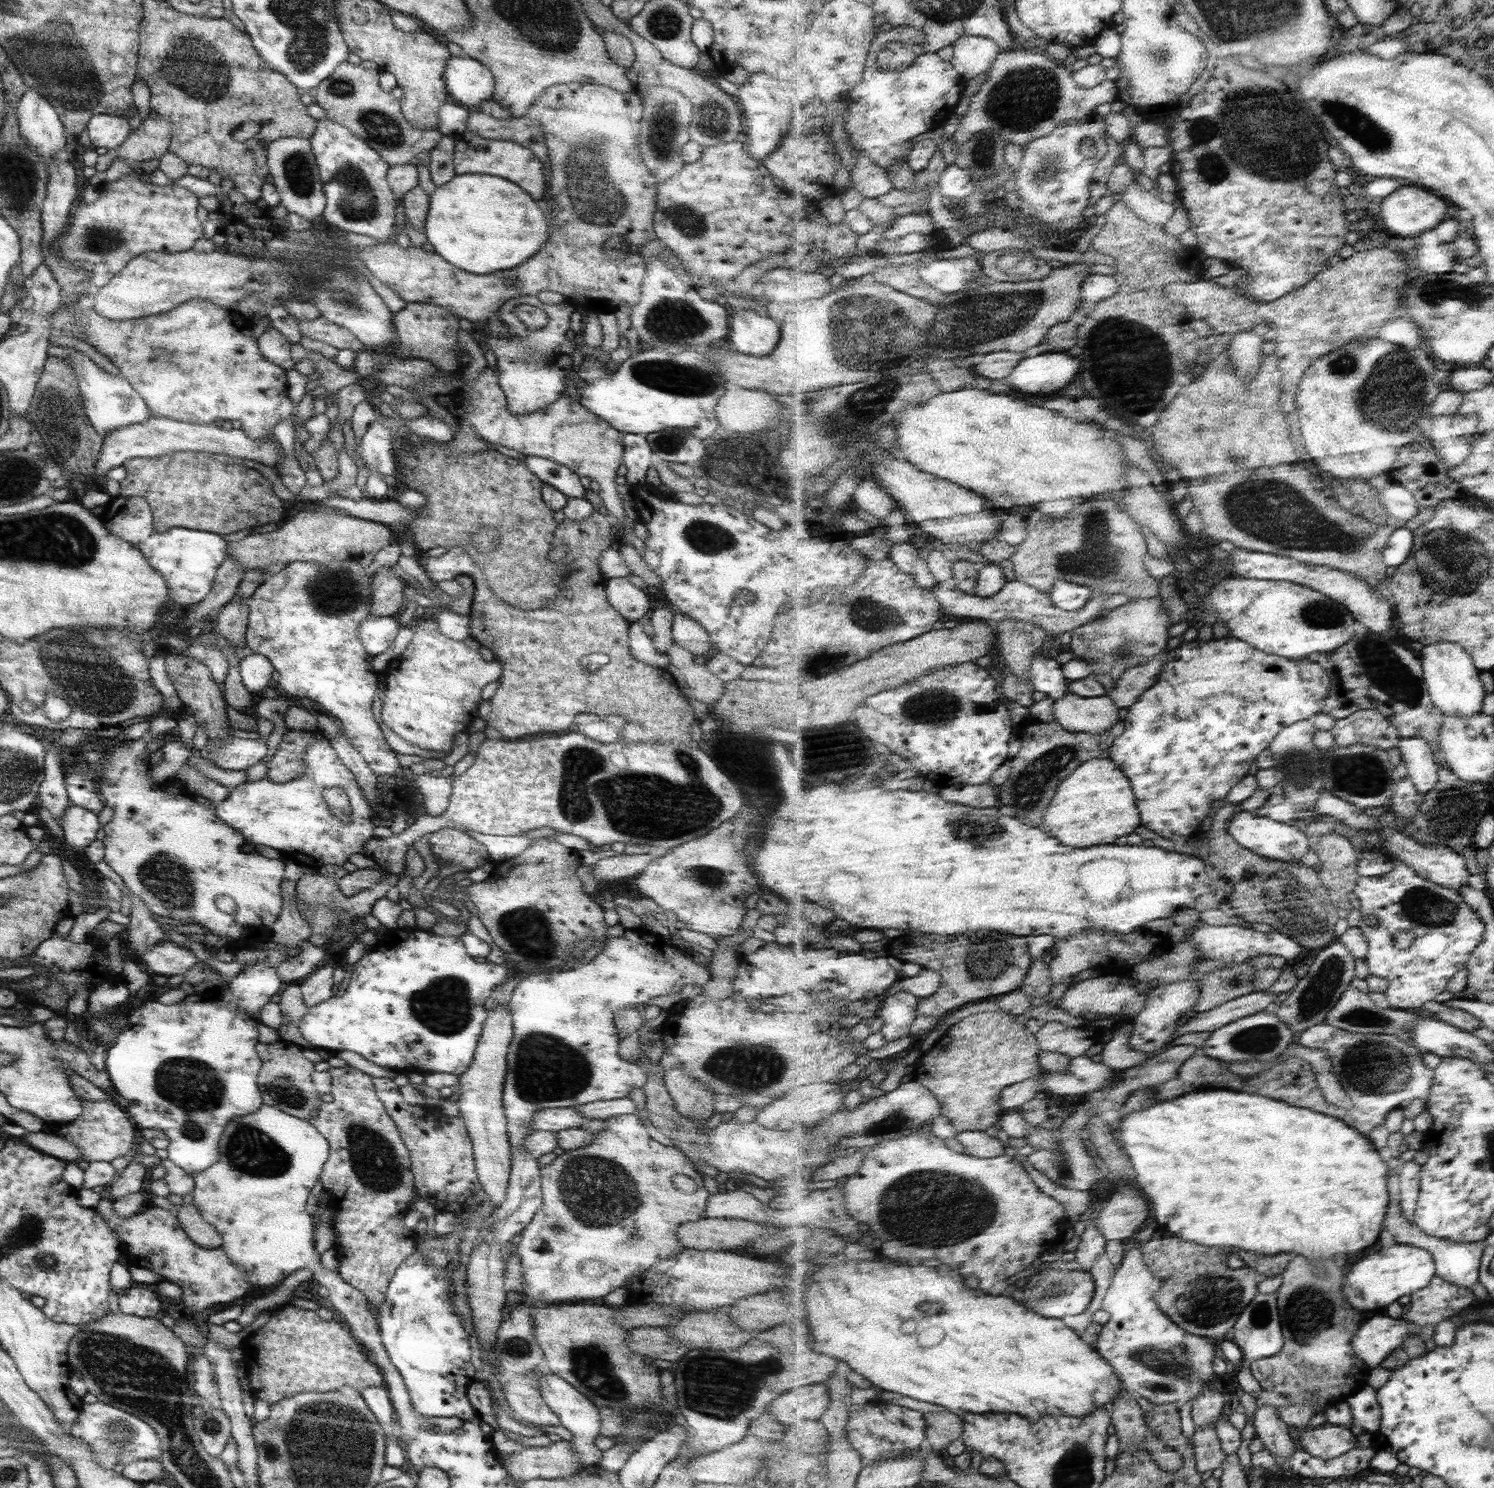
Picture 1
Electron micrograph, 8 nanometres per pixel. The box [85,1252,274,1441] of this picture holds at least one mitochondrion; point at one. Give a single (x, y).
(212, 1426)

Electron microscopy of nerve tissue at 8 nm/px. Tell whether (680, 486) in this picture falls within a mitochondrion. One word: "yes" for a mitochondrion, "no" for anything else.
no

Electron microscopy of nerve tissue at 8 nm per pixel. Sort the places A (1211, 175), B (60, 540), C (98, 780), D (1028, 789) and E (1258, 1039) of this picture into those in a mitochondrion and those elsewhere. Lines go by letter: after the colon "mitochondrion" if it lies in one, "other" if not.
A: mitochondrion
B: mitochondrion
C: other
D: mitochondrion
E: mitochondrion

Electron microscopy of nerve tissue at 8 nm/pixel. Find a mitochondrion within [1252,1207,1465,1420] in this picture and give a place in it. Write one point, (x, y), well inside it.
(1293, 1301)

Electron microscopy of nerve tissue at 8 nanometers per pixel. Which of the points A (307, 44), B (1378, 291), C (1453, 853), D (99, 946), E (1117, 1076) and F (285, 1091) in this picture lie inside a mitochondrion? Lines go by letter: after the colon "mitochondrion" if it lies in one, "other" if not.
A: mitochondrion
B: other
C: other
D: other
E: other
F: mitochondrion

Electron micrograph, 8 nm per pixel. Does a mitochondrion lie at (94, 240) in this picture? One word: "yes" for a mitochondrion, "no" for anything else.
yes

